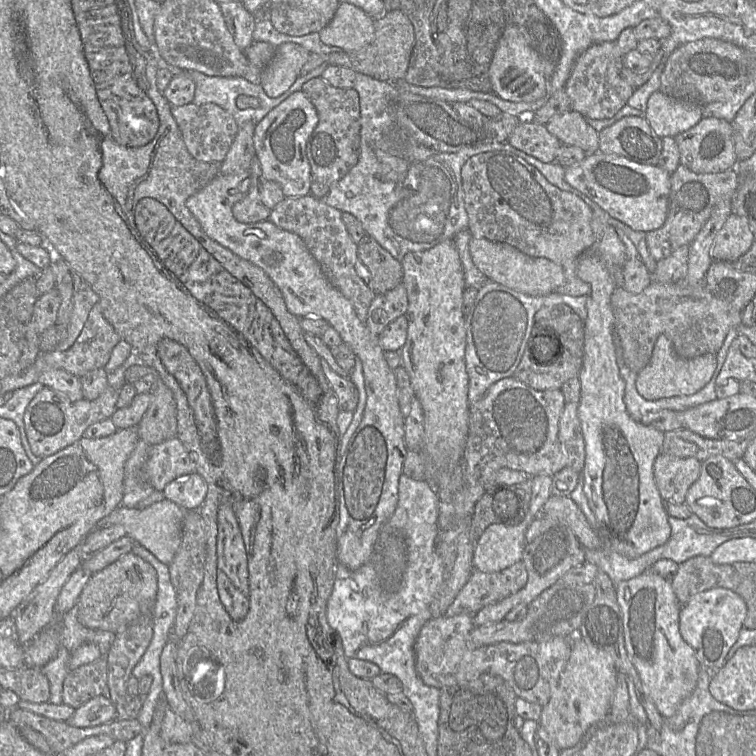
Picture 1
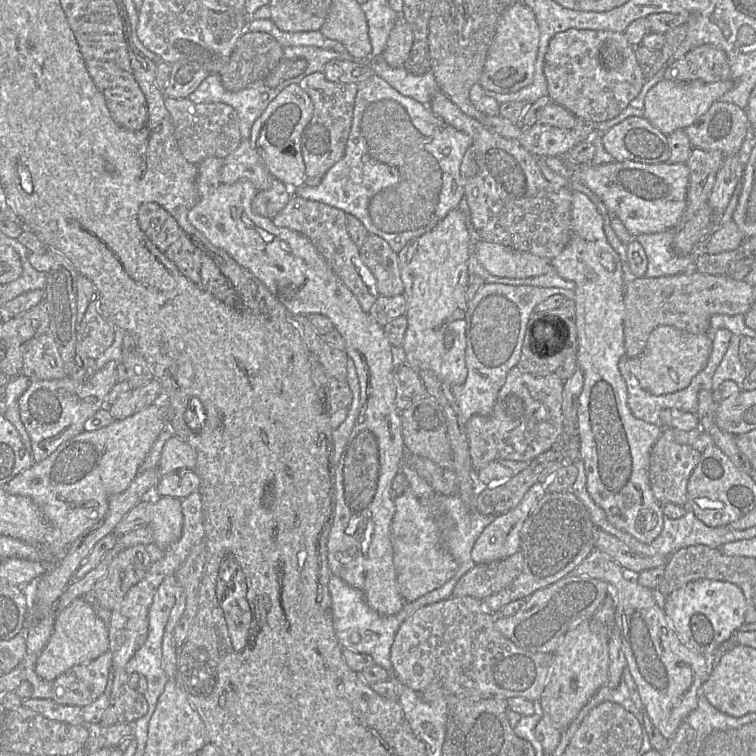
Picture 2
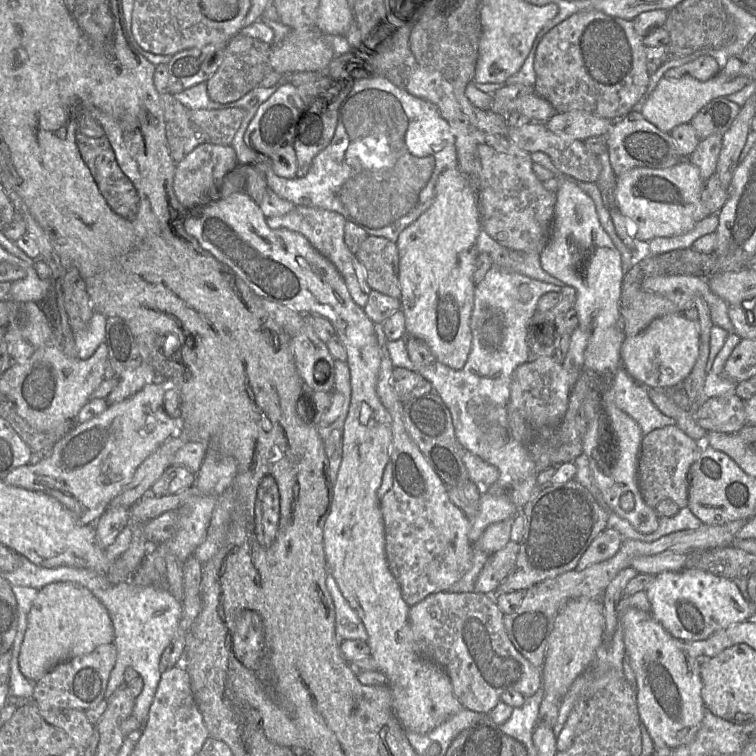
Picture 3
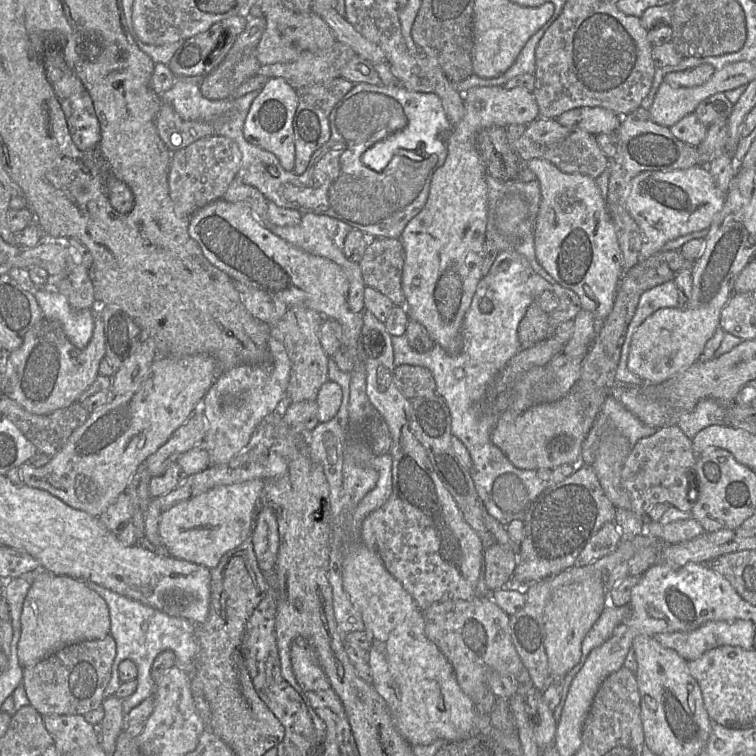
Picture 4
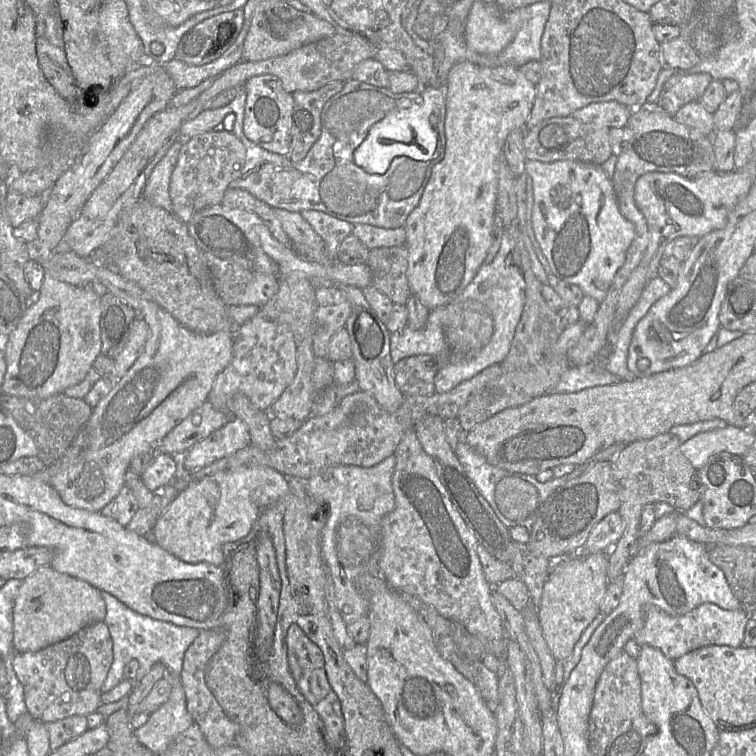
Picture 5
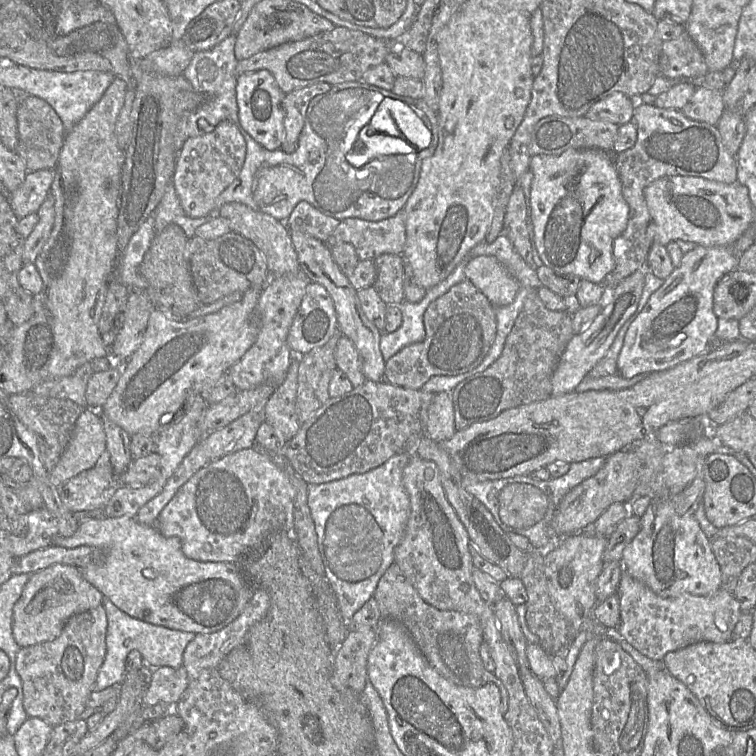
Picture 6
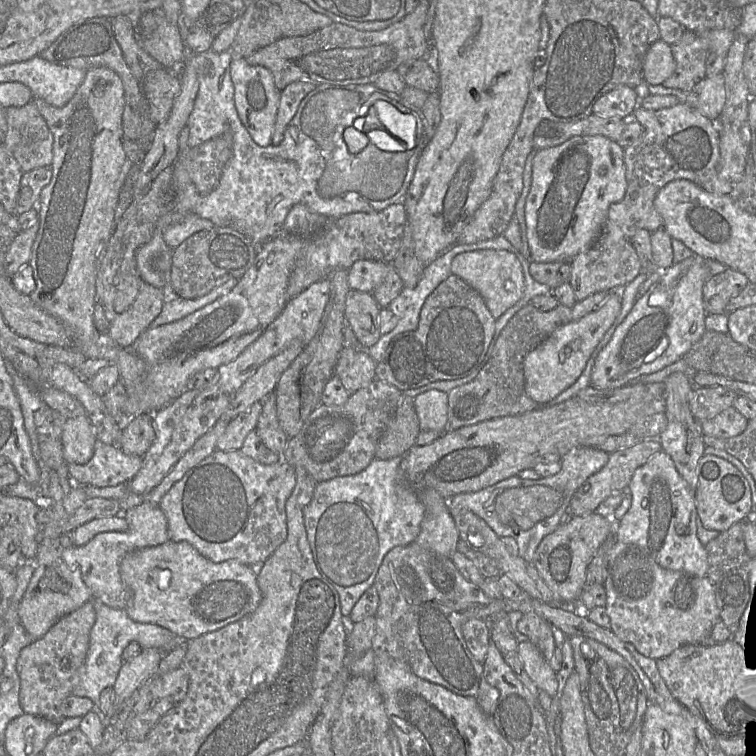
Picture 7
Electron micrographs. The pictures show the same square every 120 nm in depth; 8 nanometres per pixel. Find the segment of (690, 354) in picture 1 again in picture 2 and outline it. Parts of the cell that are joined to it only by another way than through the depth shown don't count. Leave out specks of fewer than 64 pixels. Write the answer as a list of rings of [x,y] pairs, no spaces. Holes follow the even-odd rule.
[[[691,270],[686,273],[656,278],[633,278],[625,285],[624,340],[627,358],[639,356],[651,332],[660,325],[668,325],[691,334],[712,334],[711,318],[717,314],[745,315],[754,303],[754,286],[736,280],[731,275],[711,275]]]

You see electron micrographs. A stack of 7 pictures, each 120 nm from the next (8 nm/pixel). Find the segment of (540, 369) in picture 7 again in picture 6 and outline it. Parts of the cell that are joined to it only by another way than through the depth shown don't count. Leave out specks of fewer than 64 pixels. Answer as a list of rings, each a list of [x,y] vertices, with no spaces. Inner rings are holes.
[[[645,264],[609,290],[609,295],[604,299],[600,313],[592,323],[581,333],[574,334],[569,340],[552,375],[552,396],[574,392],[586,375],[604,357],[621,327],[637,313],[645,276],[648,272],[649,268]]]

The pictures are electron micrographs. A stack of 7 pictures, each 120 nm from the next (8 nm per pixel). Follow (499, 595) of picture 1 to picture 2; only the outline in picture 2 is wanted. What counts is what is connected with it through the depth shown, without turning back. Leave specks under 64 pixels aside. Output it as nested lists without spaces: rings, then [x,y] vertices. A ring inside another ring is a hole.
[[[521,550],[502,560],[476,564],[459,579],[451,597],[469,596],[483,601],[510,585],[522,568]]]

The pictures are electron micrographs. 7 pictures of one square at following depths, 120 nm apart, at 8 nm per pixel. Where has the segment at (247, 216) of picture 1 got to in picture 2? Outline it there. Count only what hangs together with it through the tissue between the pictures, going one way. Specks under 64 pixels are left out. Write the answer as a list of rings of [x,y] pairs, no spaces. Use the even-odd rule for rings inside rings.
[[[271,177],[269,186],[256,192],[252,201],[253,213],[272,220],[290,201],[293,190]]]

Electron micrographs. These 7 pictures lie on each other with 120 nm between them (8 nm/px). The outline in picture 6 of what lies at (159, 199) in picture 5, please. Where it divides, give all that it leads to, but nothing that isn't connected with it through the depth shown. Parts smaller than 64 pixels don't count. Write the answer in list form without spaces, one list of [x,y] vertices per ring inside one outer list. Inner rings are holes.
[[[172,182],[168,185],[164,196],[153,212],[153,216],[157,233],[170,224],[176,224],[183,229],[188,239],[194,237],[196,229],[210,219],[210,216],[200,218],[188,216],[181,206]]]

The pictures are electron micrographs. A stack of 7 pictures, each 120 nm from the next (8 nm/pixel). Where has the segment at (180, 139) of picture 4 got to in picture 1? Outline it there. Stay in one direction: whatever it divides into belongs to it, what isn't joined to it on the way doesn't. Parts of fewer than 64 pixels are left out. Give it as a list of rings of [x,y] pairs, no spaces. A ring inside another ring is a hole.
[[[189,103],[172,106],[171,114],[180,129],[188,152],[194,159],[218,163],[224,160],[239,129],[234,118],[226,110],[213,103],[203,105]]]

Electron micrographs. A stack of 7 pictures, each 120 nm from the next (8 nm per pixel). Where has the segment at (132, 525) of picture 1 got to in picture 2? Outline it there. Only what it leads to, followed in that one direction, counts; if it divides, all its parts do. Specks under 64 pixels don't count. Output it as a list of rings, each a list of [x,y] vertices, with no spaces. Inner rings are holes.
[[[169,496],[159,497],[152,505],[149,526],[153,532],[153,543],[161,549],[178,541],[183,527],[181,499]]]

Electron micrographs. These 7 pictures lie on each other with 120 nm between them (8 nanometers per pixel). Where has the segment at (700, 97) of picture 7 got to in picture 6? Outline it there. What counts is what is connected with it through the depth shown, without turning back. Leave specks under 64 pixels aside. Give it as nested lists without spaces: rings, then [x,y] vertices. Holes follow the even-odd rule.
[[[696,85],[696,90],[681,112],[696,121],[717,125],[724,111],[723,90],[714,90]]]

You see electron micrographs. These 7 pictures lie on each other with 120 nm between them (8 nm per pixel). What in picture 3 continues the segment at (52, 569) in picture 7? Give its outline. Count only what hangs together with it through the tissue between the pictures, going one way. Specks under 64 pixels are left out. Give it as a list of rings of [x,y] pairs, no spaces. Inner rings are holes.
[[[71,582],[51,583],[38,591],[28,613],[19,654],[20,671],[35,683],[57,664],[89,654],[96,647],[113,641],[114,629],[110,615],[90,590]]]

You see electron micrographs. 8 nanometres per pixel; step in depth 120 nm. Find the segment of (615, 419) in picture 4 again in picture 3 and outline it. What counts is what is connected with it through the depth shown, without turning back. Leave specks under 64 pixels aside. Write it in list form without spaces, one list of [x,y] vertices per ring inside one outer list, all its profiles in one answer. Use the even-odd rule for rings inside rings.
[[[621,365],[615,375],[614,402],[617,408],[632,417],[644,435],[676,420],[663,414],[651,401],[648,392],[638,385]]]

